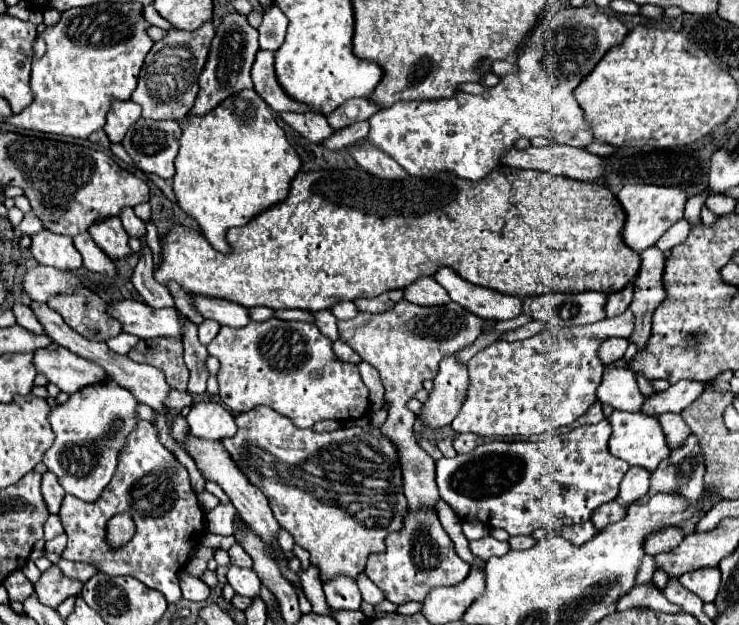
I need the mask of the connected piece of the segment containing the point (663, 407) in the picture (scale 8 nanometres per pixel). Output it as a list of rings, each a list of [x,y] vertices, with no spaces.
[[[679,381],[671,385],[667,391],[653,393],[645,397],[641,411],[643,415],[661,415],[661,413],[681,413],[699,393],[705,389],[705,383],[699,381]]]

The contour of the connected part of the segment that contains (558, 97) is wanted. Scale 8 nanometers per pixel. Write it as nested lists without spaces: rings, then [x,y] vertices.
[[[567,7],[549,13],[519,49],[519,71],[501,77],[497,87],[483,95],[457,93],[449,99],[409,101],[381,109],[369,119],[369,135],[359,143],[371,143],[385,151],[409,175],[429,179],[437,173],[453,173],[471,181],[479,181],[497,169],[505,153],[513,149],[515,139],[521,137],[547,137],[553,143],[585,147],[593,141],[593,135],[583,121],[573,89],[627,33],[627,27],[615,15],[601,9]]]

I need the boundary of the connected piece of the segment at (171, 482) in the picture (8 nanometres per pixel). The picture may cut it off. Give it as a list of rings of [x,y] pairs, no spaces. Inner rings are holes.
[[[139,421],[137,429],[129,435],[109,489],[93,503],[83,503],[73,495],[65,495],[59,517],[69,537],[61,557],[89,563],[105,575],[137,577],[151,589],[161,591],[169,603],[181,599],[177,573],[187,565],[189,555],[205,535],[205,513],[189,485],[189,473],[159,441],[159,433],[149,421]],[[123,511],[131,513],[135,535],[129,543],[115,549],[107,541],[107,523],[113,515]]]

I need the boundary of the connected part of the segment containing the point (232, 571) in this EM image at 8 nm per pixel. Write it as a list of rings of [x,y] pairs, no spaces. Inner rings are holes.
[[[231,565],[227,571],[227,581],[235,589],[237,595],[243,595],[243,597],[257,597],[259,595],[261,581],[259,581],[257,573],[253,573],[253,569],[241,569],[241,567]]]

